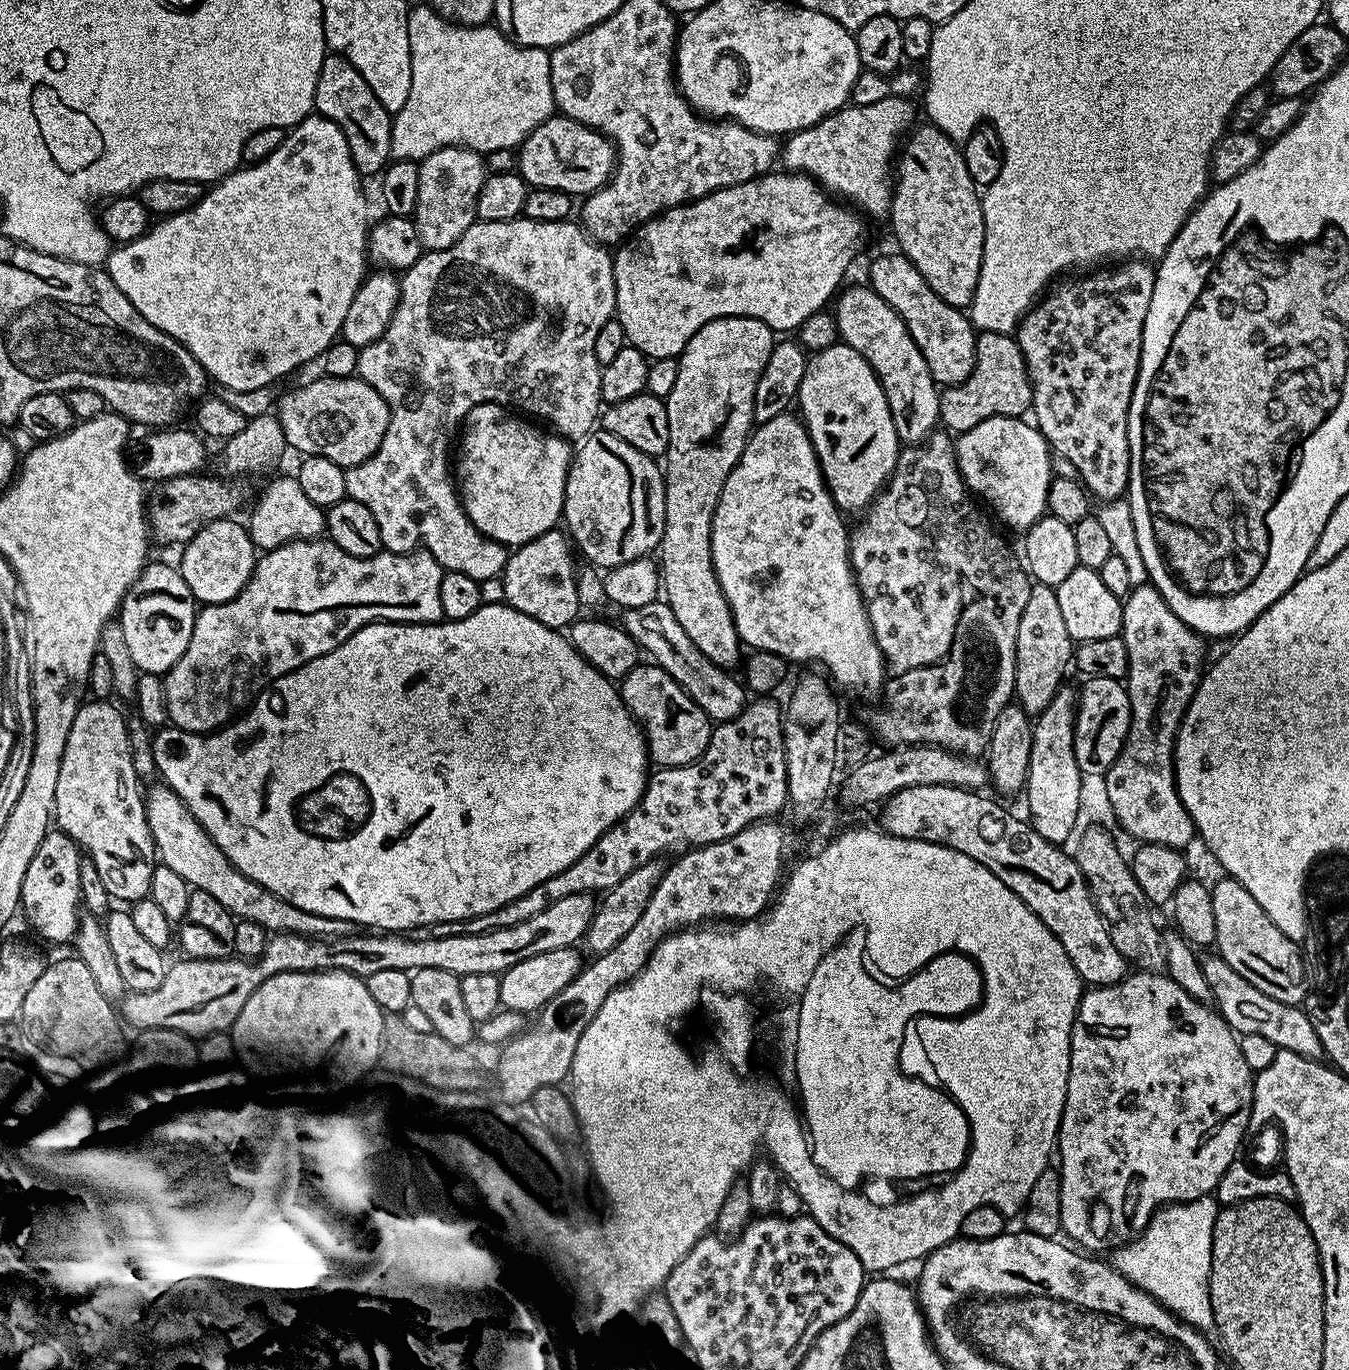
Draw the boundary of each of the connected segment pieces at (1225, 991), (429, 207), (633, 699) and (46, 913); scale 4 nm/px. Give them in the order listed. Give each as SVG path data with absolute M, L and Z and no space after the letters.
M1219 954L1211 955L1205 955L1200 961L1202 974L1206 974L1216 1011L1233 1032L1240 1036L1262 1034L1262 1038L1274 1042L1278 1050L1294 1050L1294 1054L1302 1054L1311 1060L1320 1060L1324 1056L1318 1034L1314 1034L1314 1026L1310 1026L1310 1018L1306 1018L1303 1007L1278 1002L1278 998L1262 994L1262 990L1250 986L1250 982L1246 982L1246 978L1242 978L1242 974L1238 974L1238 970L1234 970L1234 966L1227 964Z
M440 148L419 161L418 202L414 219L425 249L449 248L472 224L477 223L478 192L486 175L486 160L473 148Z
M641 662L618 684L619 694L633 718L643 729L647 750L653 765L662 768L686 766L700 759L712 737L713 721L655 662Z
M49 830L42 838L38 851L34 858L30 858L30 867L26 870L26 878L22 878L22 894L20 895L19 911L24 912L28 924L44 940L52 944L64 944L76 935L76 926L82 915L82 901L80 899L80 856L82 860L82 849L76 841L71 840L65 832Z

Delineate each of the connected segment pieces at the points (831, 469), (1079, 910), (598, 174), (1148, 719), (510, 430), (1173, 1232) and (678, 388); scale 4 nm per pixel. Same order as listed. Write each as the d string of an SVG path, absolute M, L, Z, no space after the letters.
M837 342L821 352L813 352L808 357L806 374L802 374L802 386L796 395L798 415L810 434L810 442L816 451L824 481L828 483L830 494L841 513L860 512L880 492L880 487L893 477L898 467L902 441L896 437L894 418L886 402L886 394L866 358L858 354L848 344Z
M910 786L906 790L898 790L883 801L884 813L880 816L879 827L889 836L941 844L958 850L958 854L966 854L966 858L974 858L974 862L986 866L986 870L990 870L994 878L998 878L1010 891L1018 894L1022 903L1053 932L1085 985L1107 986L1120 983L1130 965L1122 958L1122 954L1118 954L1114 942L1110 942L1108 923L1104 921L1094 902L1075 855L1069 855L1061 845L1046 842L1042 834L1032 829L1027 819L1019 820L1014 813L1007 812L1000 805L1003 803L999 799L984 795L988 794L981 794L971 788Z
M553 114L549 120L542 122L542 126L535 128L518 149L518 171L529 189L562 190L573 198L587 198L603 188L611 181L617 163L616 145L607 136L563 114Z
M1150 582L1144 583L1140 586L1133 587L1132 591L1128 593L1123 601L1124 606L1124 626L1122 629L1122 635L1126 642L1126 654L1130 657L1128 663L1128 675L1126 677L1126 687L1128 690L1128 697L1130 698L1130 710L1132 711L1132 717L1130 718L1130 726L1128 727L1128 733L1124 739L1124 745L1122 750L1118 754L1118 758L1110 766L1110 770L1104 773L1106 782L1106 791L1109 795L1107 800L1107 807L1116 815L1116 820L1129 832L1130 835L1136 839L1136 842L1143 842L1146 844L1161 844L1162 846L1170 846L1171 848L1178 848L1181 850L1187 849L1187 844L1191 842L1192 836L1197 835L1194 822L1190 818L1189 812L1186 810L1186 806L1182 806L1182 802L1178 798L1178 790L1176 789L1176 767L1172 764L1172 755L1176 749L1176 735L1180 729L1180 723L1184 720L1186 710L1190 706L1190 702L1194 698L1196 689L1200 686L1202 679L1202 673L1205 671L1205 637L1200 633L1195 632L1190 626L1186 626L1186 622L1182 622L1182 618L1178 618L1178 614L1174 614L1174 610L1170 610L1170 606L1166 606L1165 599Z
M479 404L464 419L458 436L460 461L457 464L455 461L454 476L458 481L464 513L481 534L507 546L519 546L546 534L561 523L564 514L566 478L574 448L564 441L567 439L563 435L535 426L540 427L503 404Z
M1203 1196L1201 1200L1190 1200L1187 1204L1170 1204L1152 1216L1143 1234L1123 1244L1111 1253L1110 1263L1125 1278L1143 1292L1149 1292L1163 1308L1168 1308L1175 1316L1179 1316L1185 1324L1193 1328L1208 1330L1213 1327L1212 1307L1208 1293L1208 1275L1212 1265L1212 1231L1216 1221L1218 1205L1212 1196Z
M731 316L718 318L694 338L676 360L678 378L674 390L666 397L666 418L670 418L670 446L662 464L664 474L664 497L666 498L666 518L663 538L658 549L658 564L661 569L661 583L666 606L674 611L674 616L689 635L690 640L711 661L721 666L732 666L742 649L737 634L733 614L722 594L721 584L713 570L712 523L722 486L730 470L740 461L742 450L754 427L754 390L758 390L758 378L766 370L770 350L774 343L774 333L770 326L758 322L758 318Z

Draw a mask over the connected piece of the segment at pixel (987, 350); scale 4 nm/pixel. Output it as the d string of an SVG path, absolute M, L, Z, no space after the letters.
M986 331L976 338L976 362L970 378L960 384L947 385L944 390L944 424L959 434L978 426L988 417L1019 419L1031 409L1032 383L1026 358L1015 337L1009 333Z

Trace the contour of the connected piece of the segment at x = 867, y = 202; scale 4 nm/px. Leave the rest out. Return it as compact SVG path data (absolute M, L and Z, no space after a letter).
M891 96L882 98L882 102L874 102L874 106L849 103L824 116L814 126L791 133L785 139L788 141L784 144L783 167L789 172L811 176L825 192L843 198L869 217L887 217L892 210L892 175L898 145L913 127L912 119L916 116L912 102L906 96Z

